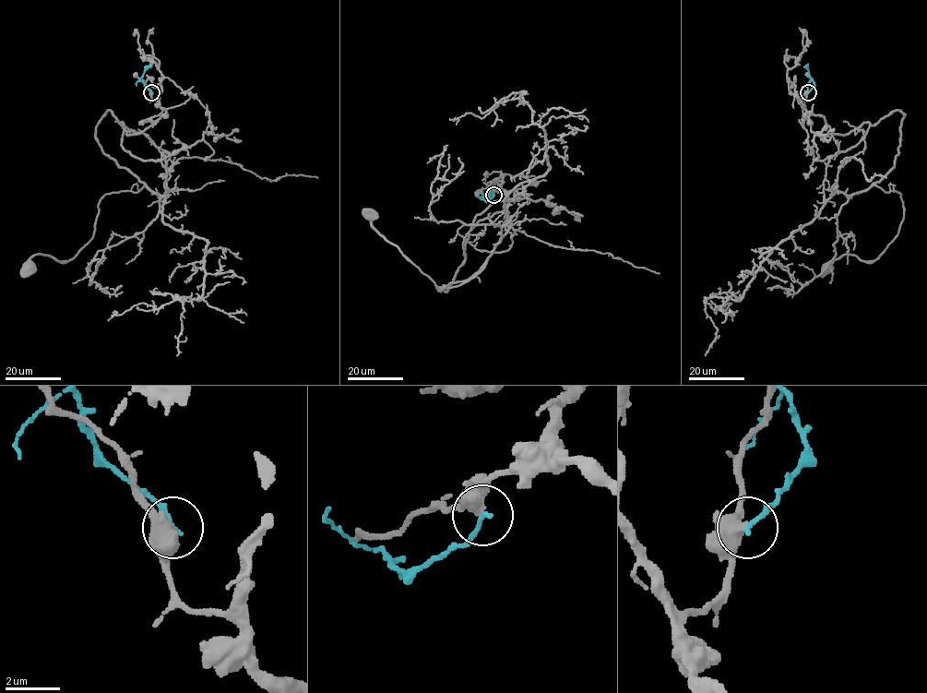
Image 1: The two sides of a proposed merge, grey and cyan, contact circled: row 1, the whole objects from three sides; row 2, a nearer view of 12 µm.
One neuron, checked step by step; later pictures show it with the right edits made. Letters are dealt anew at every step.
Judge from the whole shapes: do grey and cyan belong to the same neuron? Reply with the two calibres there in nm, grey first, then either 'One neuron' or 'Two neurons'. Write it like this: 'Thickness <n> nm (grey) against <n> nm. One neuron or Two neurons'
Thickness 360 nm (grey) against 170 nm. Two neurons

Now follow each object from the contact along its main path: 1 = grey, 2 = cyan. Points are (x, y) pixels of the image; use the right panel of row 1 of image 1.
1: (808, 92), (802, 106), (834, 133), (903, 114), (875, 184), (900, 195), (897, 234), (873, 261), (825, 267)
2: (808, 92), (814, 85), (807, 65), (803, 66)

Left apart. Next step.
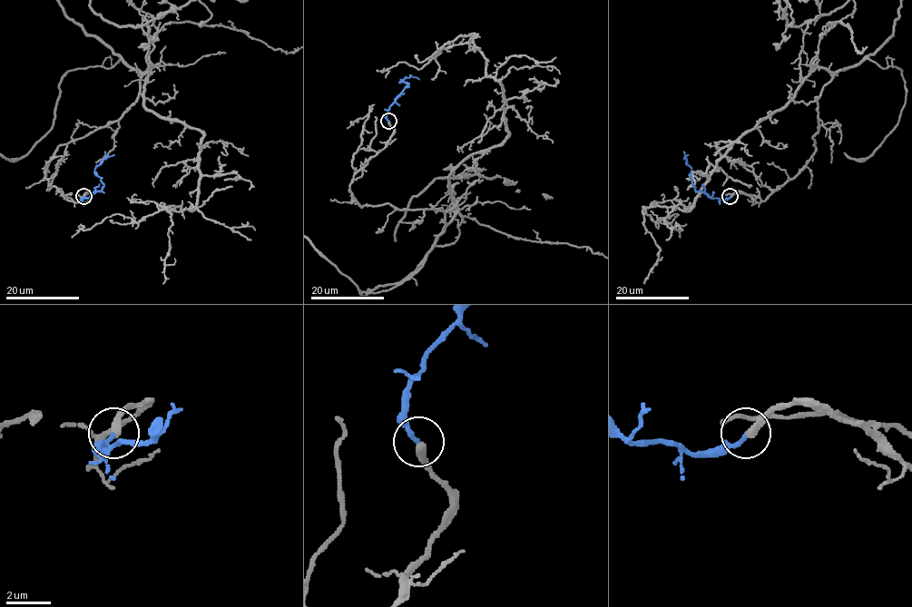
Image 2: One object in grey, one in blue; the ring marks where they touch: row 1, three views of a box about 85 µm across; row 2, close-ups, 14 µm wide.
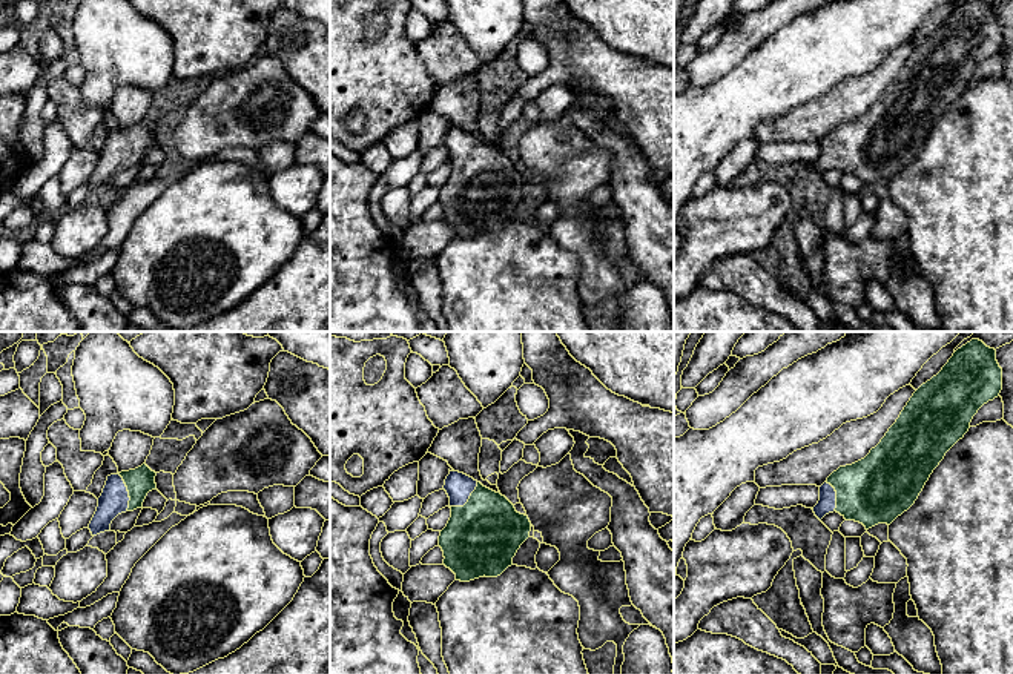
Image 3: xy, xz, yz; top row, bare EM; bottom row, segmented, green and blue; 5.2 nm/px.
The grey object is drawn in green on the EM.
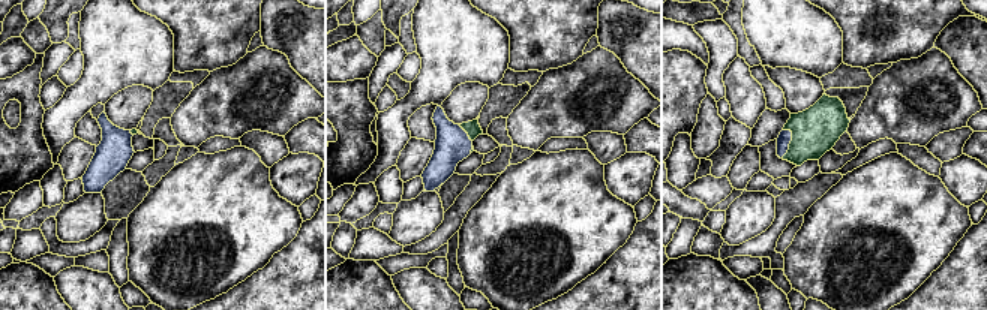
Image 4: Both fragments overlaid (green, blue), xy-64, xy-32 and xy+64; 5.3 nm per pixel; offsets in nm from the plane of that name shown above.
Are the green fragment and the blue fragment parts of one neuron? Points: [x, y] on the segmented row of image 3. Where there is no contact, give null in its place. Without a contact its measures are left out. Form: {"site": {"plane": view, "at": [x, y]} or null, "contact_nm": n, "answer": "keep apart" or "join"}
{"site": {"plane": "xy", "at": [128, 490]}, "contact_nm": 200, "answer": "join"}

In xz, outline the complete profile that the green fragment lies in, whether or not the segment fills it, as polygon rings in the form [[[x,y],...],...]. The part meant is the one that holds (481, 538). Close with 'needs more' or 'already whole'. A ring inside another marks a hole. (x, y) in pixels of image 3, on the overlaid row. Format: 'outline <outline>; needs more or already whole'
outline [[[454,470],[447,476],[444,490],[451,508],[439,536],[444,565],[460,582],[500,576],[530,537],[528,516],[517,513],[500,493]]]; needs more

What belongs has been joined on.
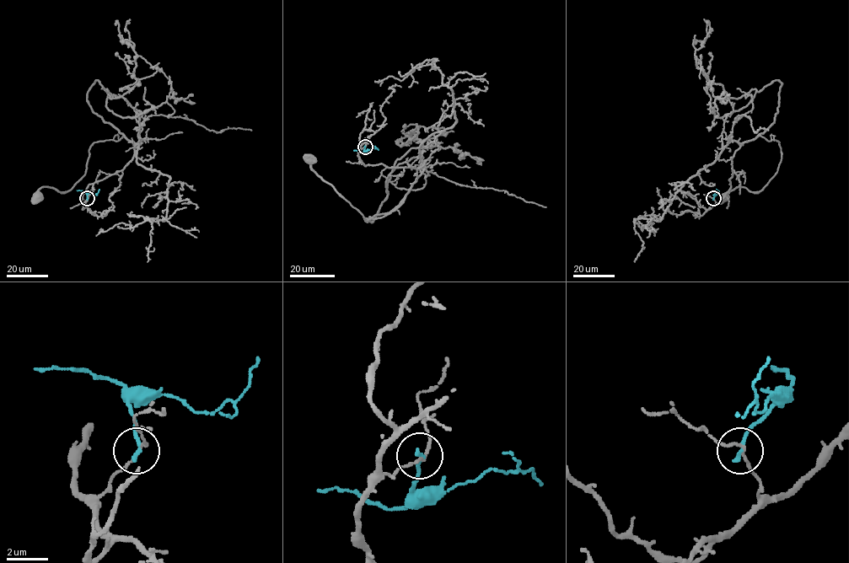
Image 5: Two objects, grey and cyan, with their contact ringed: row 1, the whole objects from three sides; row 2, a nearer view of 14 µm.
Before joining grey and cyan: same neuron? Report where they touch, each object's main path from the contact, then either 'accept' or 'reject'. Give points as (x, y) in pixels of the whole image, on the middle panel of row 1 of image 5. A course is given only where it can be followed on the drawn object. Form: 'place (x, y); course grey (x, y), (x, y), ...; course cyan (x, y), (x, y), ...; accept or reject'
place (365, 147); course grey (365, 147), (358, 152), (365, 165), (414, 167), (416, 171), (400, 206), (367, 222), (311, 168), (309, 158); course cyan (365, 147), (365, 150), (378, 150); reject

